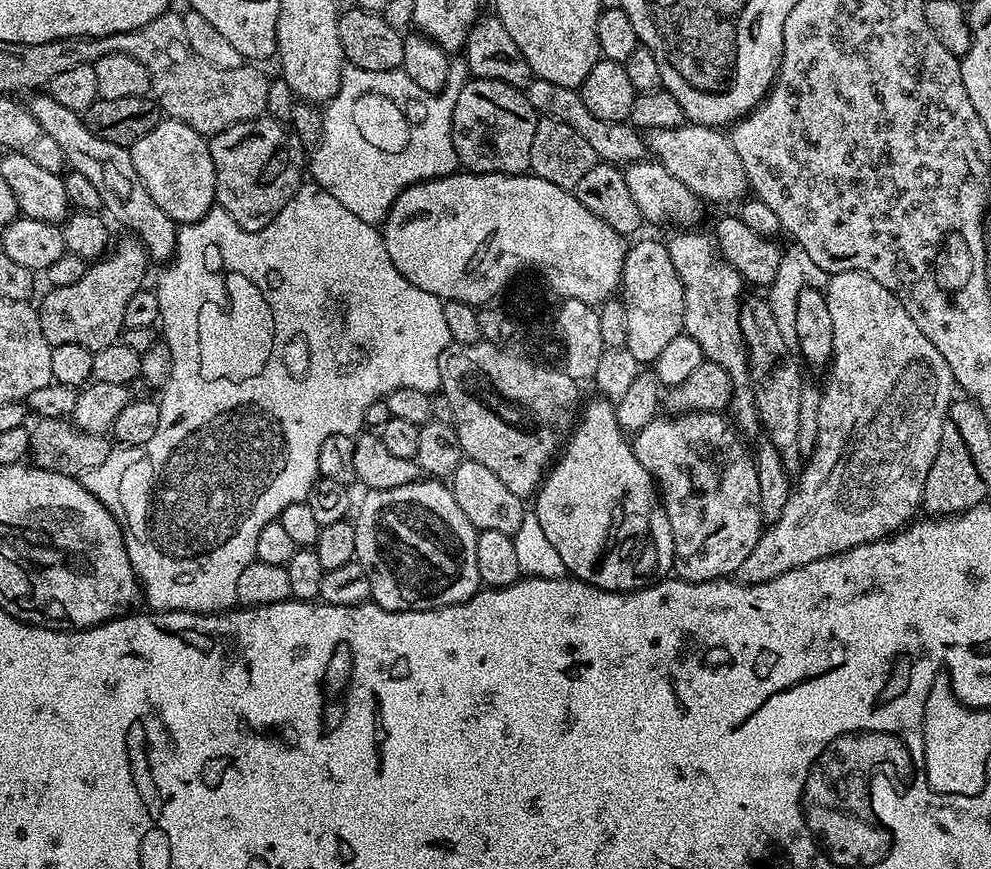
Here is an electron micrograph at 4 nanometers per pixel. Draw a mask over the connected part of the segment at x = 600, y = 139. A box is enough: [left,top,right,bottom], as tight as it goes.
[526,78,649,166]

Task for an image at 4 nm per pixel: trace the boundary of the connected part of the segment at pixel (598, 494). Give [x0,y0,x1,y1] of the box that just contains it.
[534,398,674,592]

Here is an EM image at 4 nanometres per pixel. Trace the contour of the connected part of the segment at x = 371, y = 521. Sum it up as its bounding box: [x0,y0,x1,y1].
[354,478,482,612]

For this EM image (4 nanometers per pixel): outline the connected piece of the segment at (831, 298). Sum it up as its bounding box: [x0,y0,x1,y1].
[735,272,954,584]

